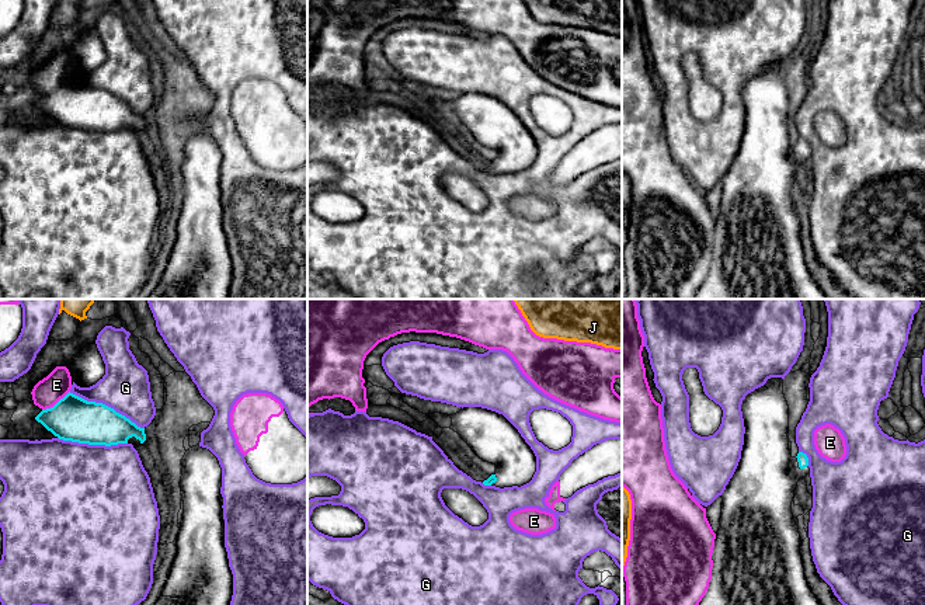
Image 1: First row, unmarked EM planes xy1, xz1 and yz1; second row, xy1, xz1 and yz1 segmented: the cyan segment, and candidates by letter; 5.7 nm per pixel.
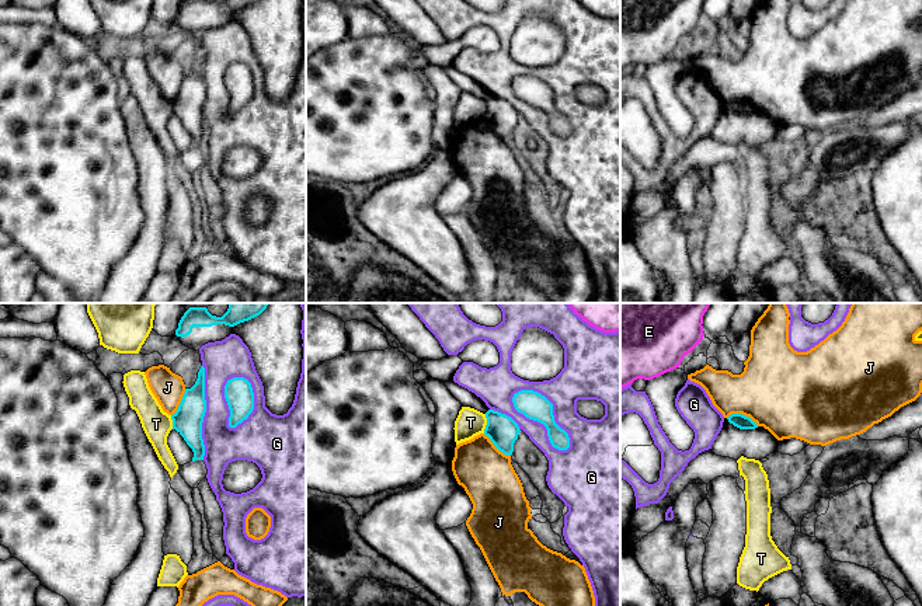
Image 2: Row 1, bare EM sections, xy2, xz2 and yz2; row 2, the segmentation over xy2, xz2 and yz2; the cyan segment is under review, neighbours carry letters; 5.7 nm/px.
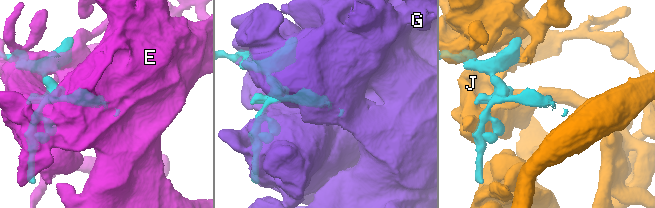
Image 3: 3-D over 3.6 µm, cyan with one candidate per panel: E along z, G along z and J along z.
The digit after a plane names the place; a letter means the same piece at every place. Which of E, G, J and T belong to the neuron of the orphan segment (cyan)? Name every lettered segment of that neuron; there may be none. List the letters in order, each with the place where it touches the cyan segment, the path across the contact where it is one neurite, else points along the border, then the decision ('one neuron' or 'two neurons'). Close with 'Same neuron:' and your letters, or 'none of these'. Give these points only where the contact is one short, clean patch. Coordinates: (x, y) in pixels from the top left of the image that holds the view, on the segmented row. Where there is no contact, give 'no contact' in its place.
E: contact xy1 (56, 403); two neurons
G: contact xz2 (538, 421); two neurons
J: contact yz2 (741, 414); two neurons
T: contact xz2 (487, 424); two neurons
Same neuron: none of these

